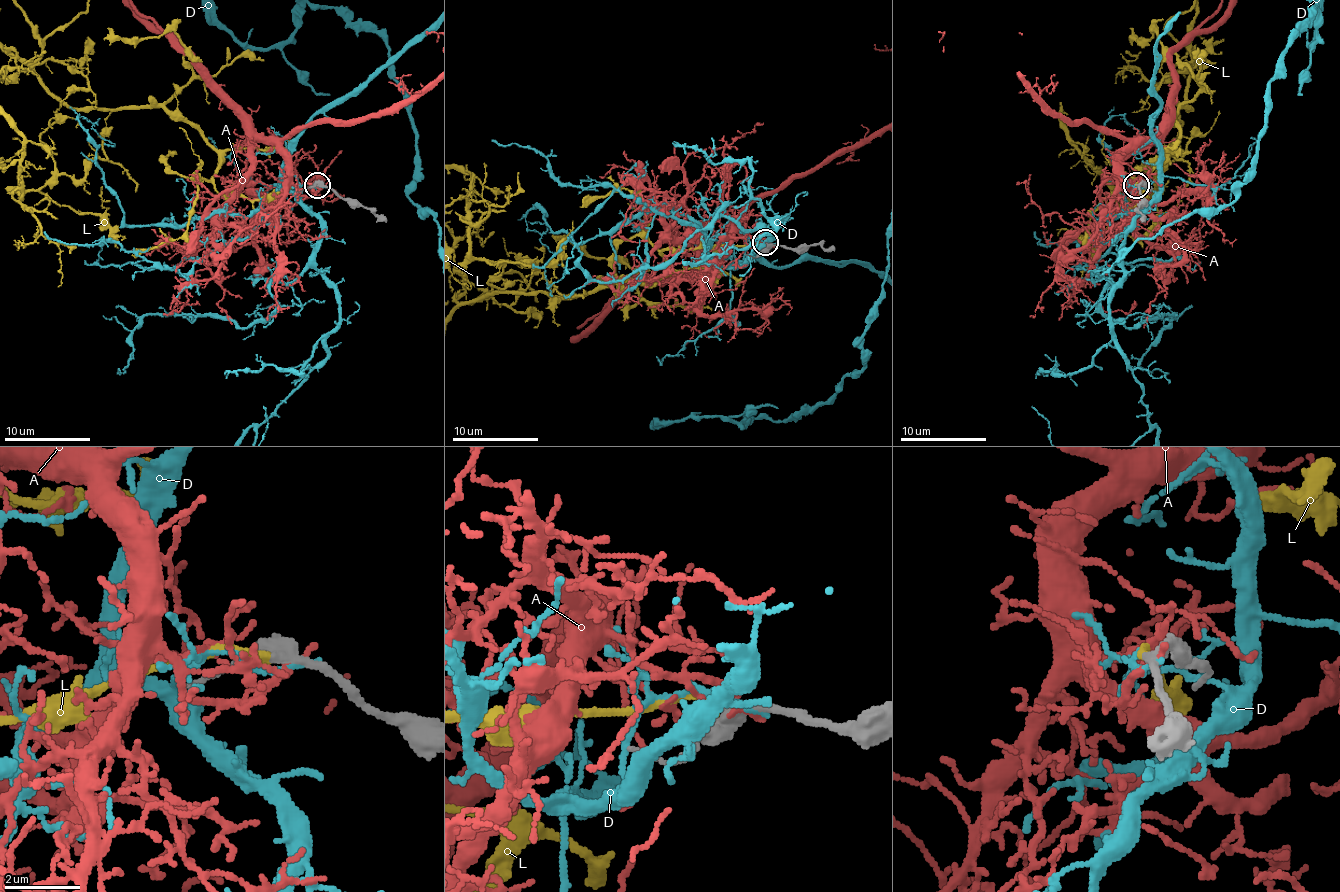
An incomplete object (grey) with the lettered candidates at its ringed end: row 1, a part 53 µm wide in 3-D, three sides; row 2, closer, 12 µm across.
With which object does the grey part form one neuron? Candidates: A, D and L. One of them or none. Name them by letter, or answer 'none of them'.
L

